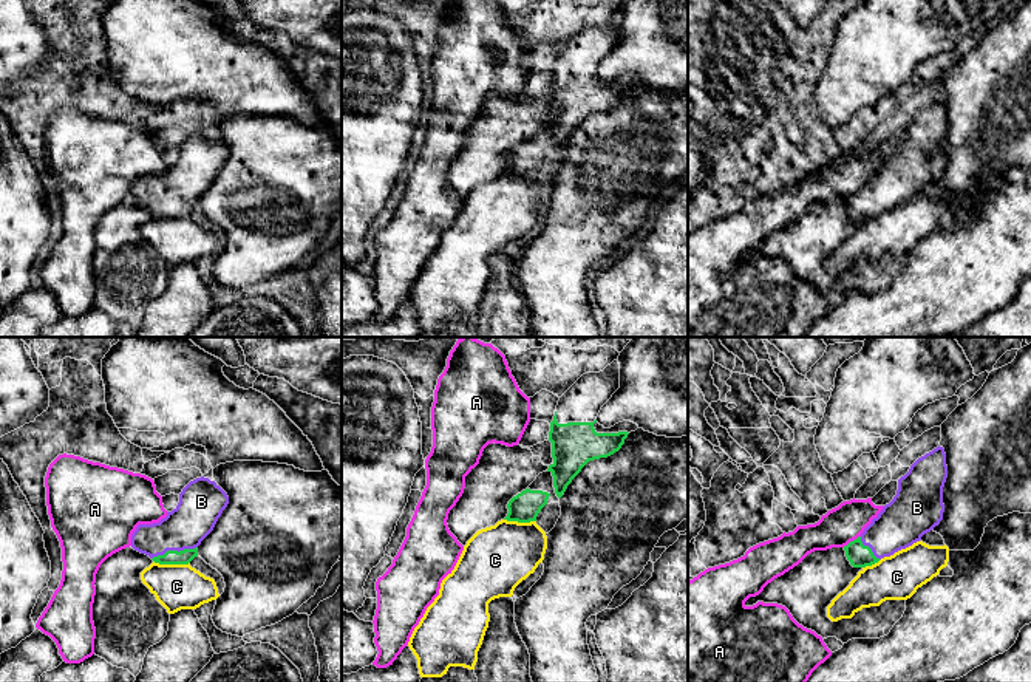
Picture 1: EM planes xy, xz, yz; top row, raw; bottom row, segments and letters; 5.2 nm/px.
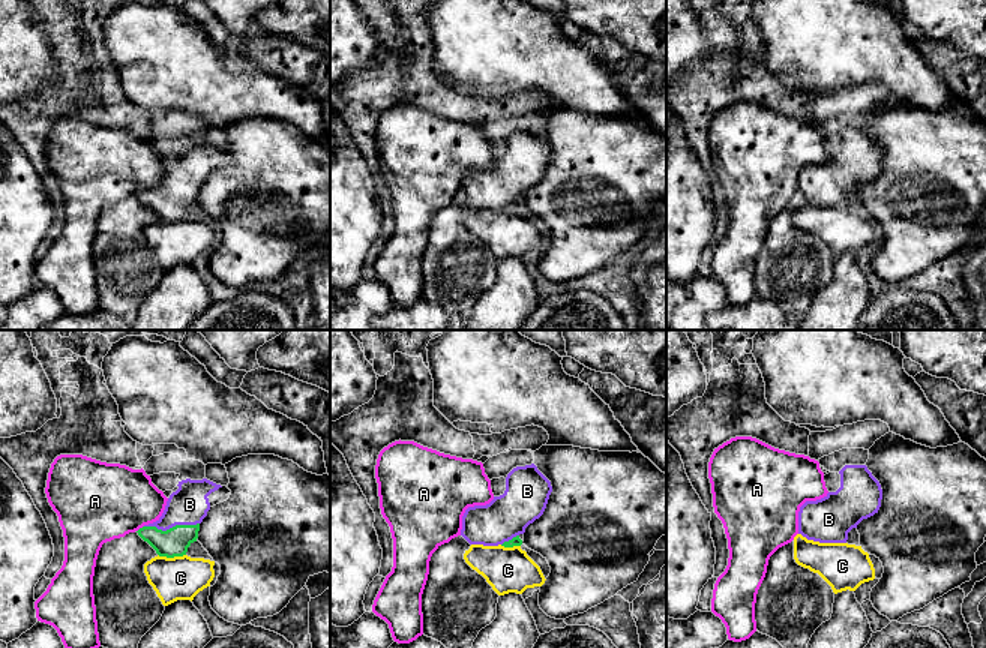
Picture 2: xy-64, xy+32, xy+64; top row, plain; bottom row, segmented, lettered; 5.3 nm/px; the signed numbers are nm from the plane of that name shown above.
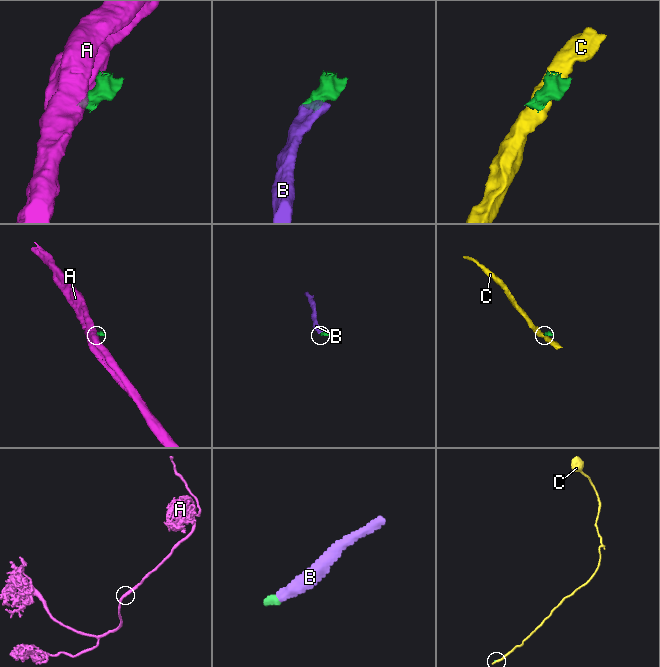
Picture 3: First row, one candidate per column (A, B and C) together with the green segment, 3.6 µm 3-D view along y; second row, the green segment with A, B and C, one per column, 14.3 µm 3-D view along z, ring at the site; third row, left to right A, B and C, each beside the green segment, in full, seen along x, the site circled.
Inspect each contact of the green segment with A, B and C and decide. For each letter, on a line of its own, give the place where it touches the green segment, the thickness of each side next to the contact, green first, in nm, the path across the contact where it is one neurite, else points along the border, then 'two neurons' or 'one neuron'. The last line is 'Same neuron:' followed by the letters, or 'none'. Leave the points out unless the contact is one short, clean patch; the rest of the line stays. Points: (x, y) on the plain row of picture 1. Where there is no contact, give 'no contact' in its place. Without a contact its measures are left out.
A: yz (850, 195) | 120/200 nm | along yz (860, 189), (843, 200) | two neurons
B: xy (173, 204) | 80/220 nm | across xy (170, 211), (173, 204), (173, 194), (184, 181) | one neuron
C: xy (172, 217) | 80/240 nm | two neurons
Same neuron: B

